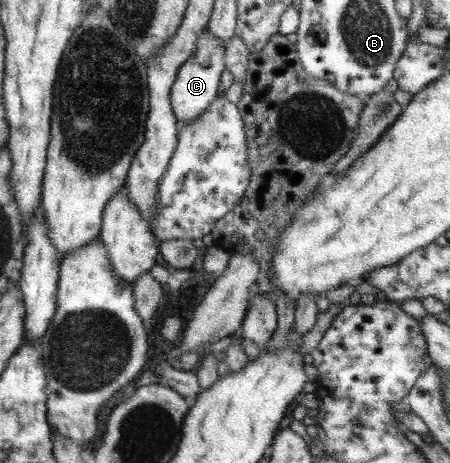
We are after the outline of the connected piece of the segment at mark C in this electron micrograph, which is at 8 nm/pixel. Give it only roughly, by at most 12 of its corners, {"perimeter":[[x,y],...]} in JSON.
{"perimeter":[[207,28],[170,87],[179,124],[219,96],[221,42]]}

